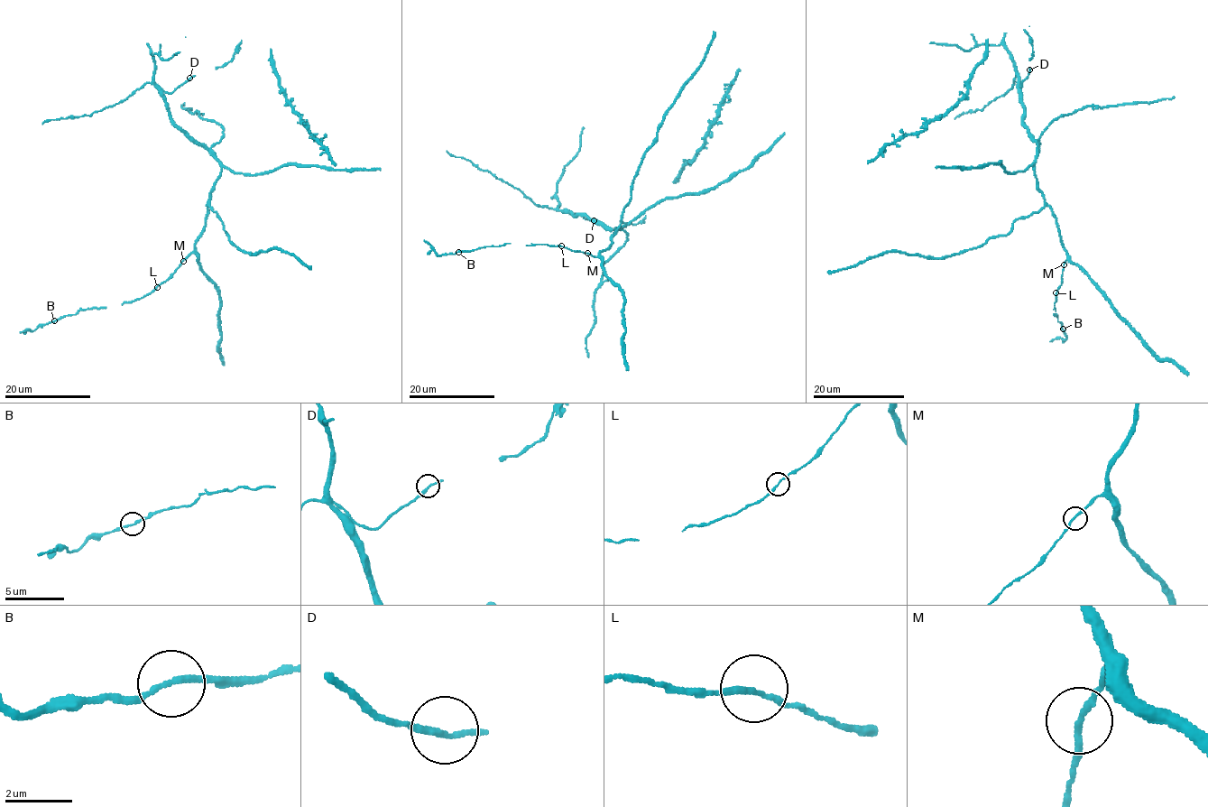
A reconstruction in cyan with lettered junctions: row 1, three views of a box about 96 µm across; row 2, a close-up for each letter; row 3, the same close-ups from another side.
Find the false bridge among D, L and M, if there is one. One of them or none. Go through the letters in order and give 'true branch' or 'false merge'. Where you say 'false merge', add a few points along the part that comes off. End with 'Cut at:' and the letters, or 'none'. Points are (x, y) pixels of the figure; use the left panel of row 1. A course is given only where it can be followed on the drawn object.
D: true branch
L: true branch
M: true branch
Cut at: none

